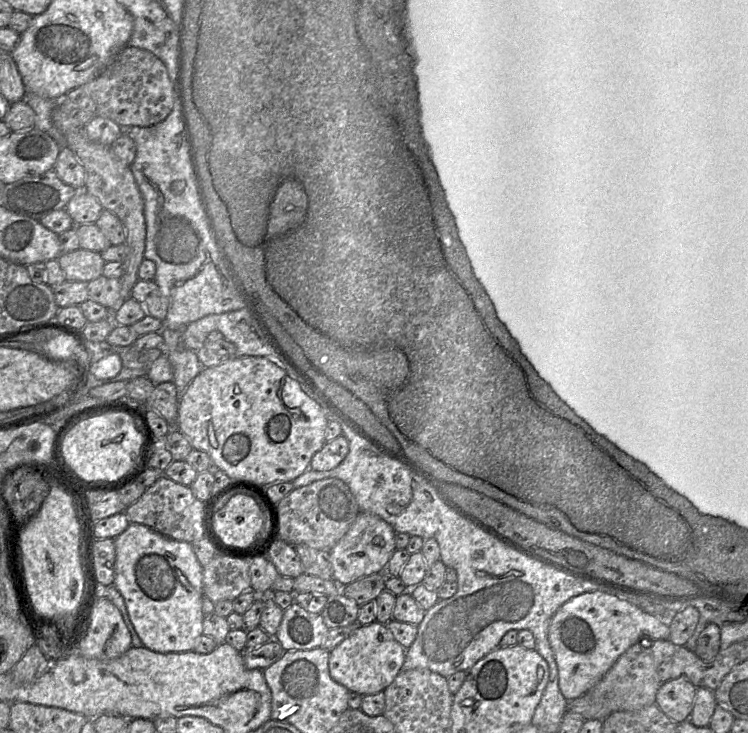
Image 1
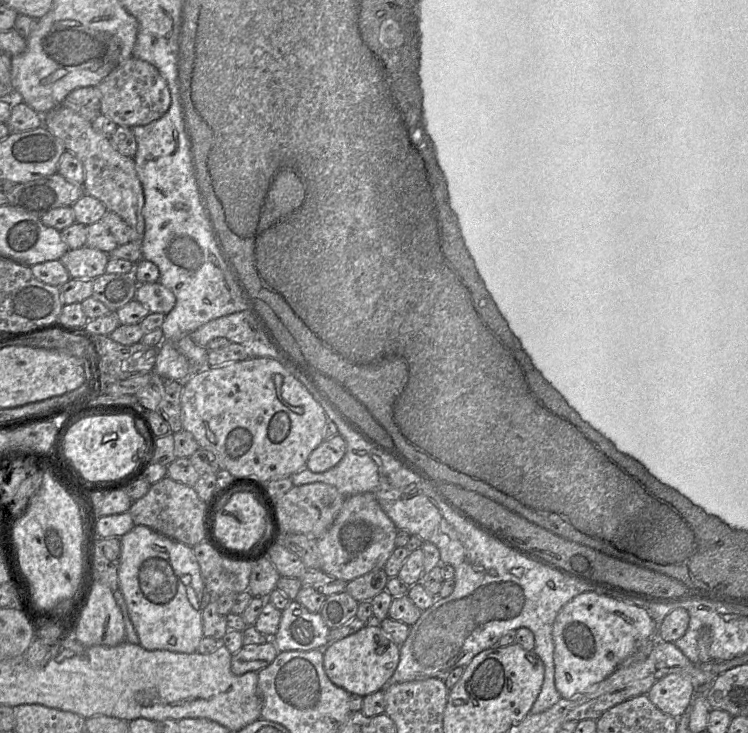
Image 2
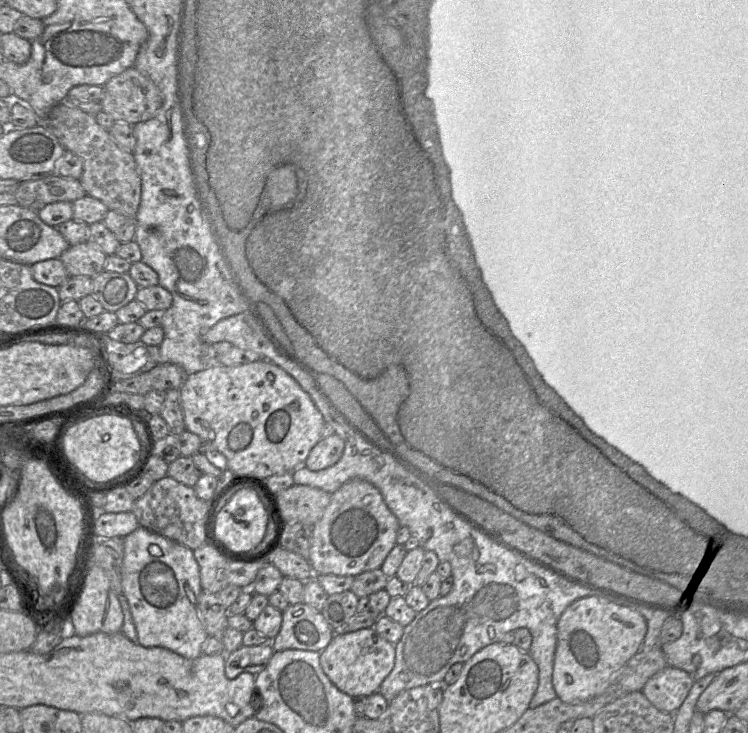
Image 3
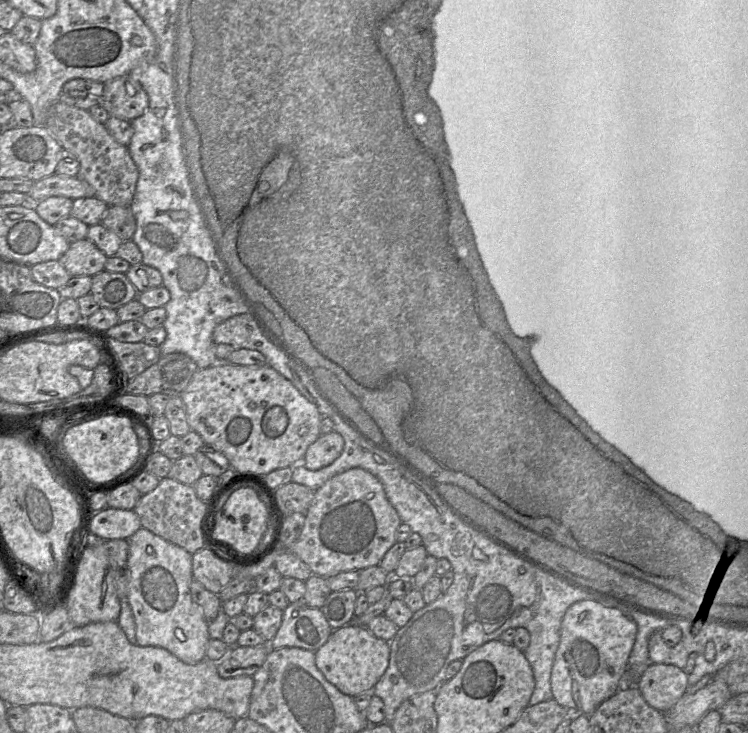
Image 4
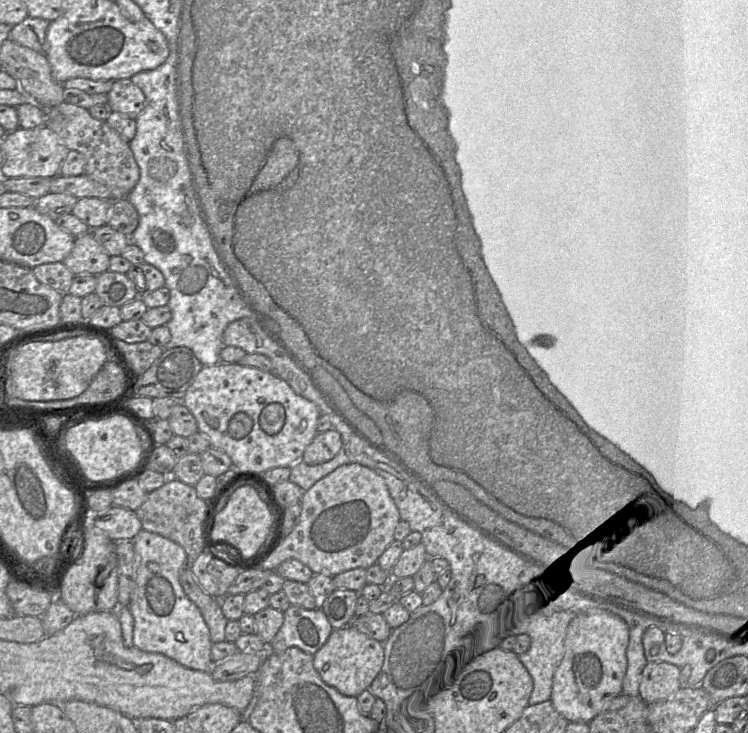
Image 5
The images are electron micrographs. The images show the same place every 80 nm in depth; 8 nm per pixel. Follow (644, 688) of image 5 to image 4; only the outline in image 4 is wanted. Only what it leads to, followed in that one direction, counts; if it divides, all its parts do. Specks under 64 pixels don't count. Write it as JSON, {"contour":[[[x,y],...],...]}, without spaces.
{"contour":[[[649,664],[637,682],[645,701],[666,713],[688,691],[688,674],[674,665]]]}

